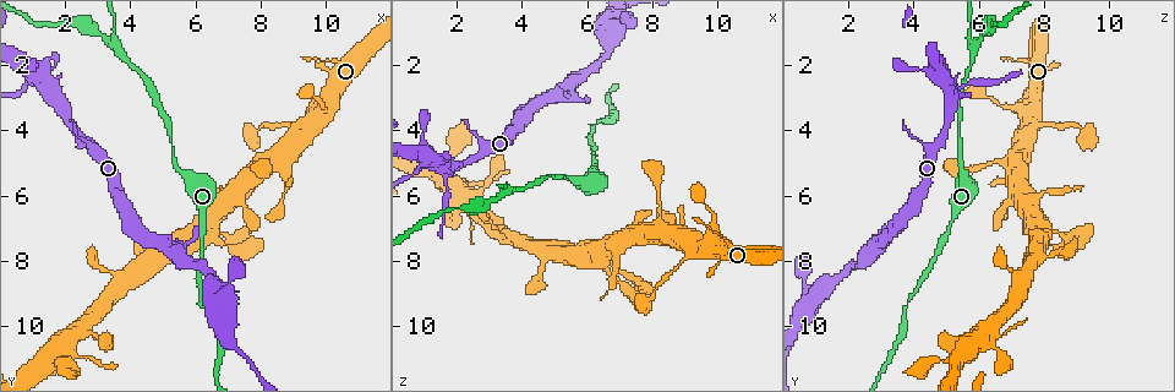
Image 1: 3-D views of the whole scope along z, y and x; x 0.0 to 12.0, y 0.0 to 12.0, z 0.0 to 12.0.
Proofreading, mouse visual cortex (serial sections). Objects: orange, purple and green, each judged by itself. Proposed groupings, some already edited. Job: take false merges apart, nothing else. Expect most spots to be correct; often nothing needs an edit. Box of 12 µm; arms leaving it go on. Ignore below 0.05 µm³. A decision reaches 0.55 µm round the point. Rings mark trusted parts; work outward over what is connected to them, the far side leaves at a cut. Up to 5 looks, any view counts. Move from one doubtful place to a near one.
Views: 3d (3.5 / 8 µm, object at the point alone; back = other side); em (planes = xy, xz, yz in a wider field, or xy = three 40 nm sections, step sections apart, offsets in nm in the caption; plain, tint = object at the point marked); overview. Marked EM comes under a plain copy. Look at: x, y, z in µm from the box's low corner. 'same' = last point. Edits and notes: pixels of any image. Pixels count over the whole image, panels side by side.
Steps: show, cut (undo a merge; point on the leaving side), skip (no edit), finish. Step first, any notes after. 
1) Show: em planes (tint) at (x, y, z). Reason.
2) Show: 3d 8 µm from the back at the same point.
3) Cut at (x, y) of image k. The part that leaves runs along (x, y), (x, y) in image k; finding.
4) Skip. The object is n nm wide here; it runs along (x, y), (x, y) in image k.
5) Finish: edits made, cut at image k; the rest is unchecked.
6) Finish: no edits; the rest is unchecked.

Show: 3d 3.5 µm at (2.1, 10.4, 5.9). Abrupt turn.

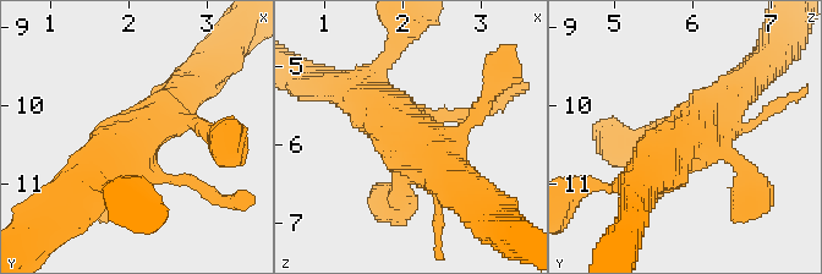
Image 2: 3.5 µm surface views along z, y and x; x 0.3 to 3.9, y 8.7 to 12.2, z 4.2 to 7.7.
Show: em xy step 5 (tint) at (2.05, 10.45, 5.85).

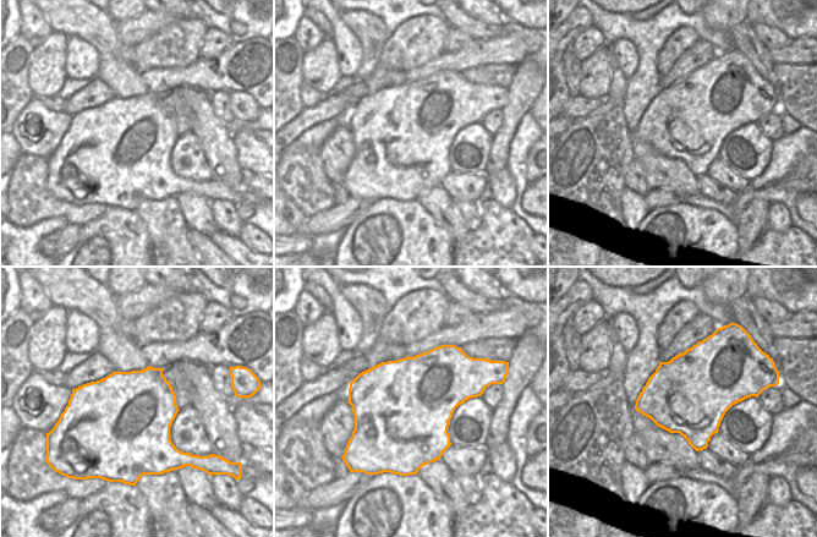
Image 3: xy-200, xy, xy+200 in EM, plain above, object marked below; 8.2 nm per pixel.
Skip. It runs along (470, 196), (372, 99) in image 2; one cell here.

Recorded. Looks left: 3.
Show: 3d 3.5 µm at (3.5, 1.3, 5.9). A fork.

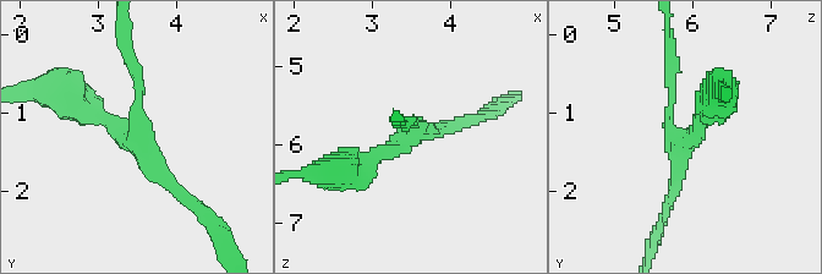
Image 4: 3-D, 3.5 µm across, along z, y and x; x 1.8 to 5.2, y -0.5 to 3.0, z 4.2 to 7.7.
Show: em xy step 1 (tint) at (3.55, 1.40, 5.85).

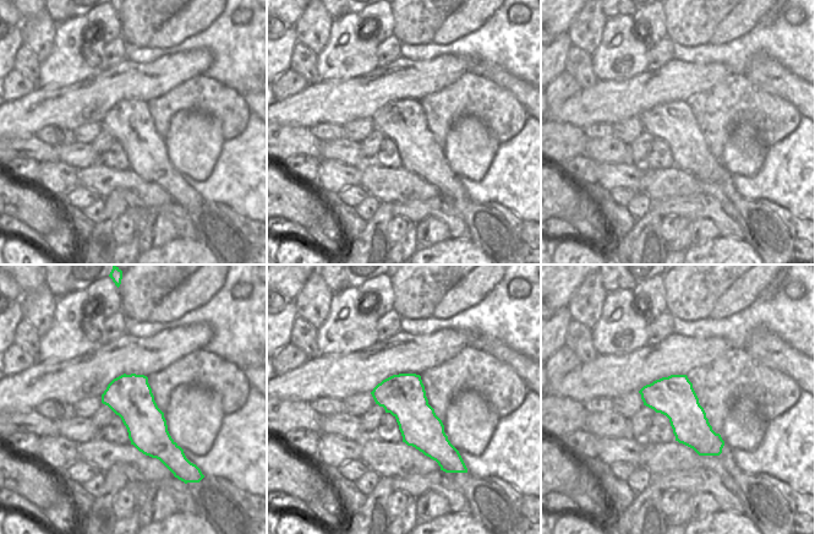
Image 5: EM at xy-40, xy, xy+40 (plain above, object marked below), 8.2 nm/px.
Skip. The object is 360 nm wide here; it runs along (191, 202), (138, 142), (75, 104) in image 4; continuous, no second cell.

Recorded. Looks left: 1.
Finish: no edits; the rest is unchecked.

